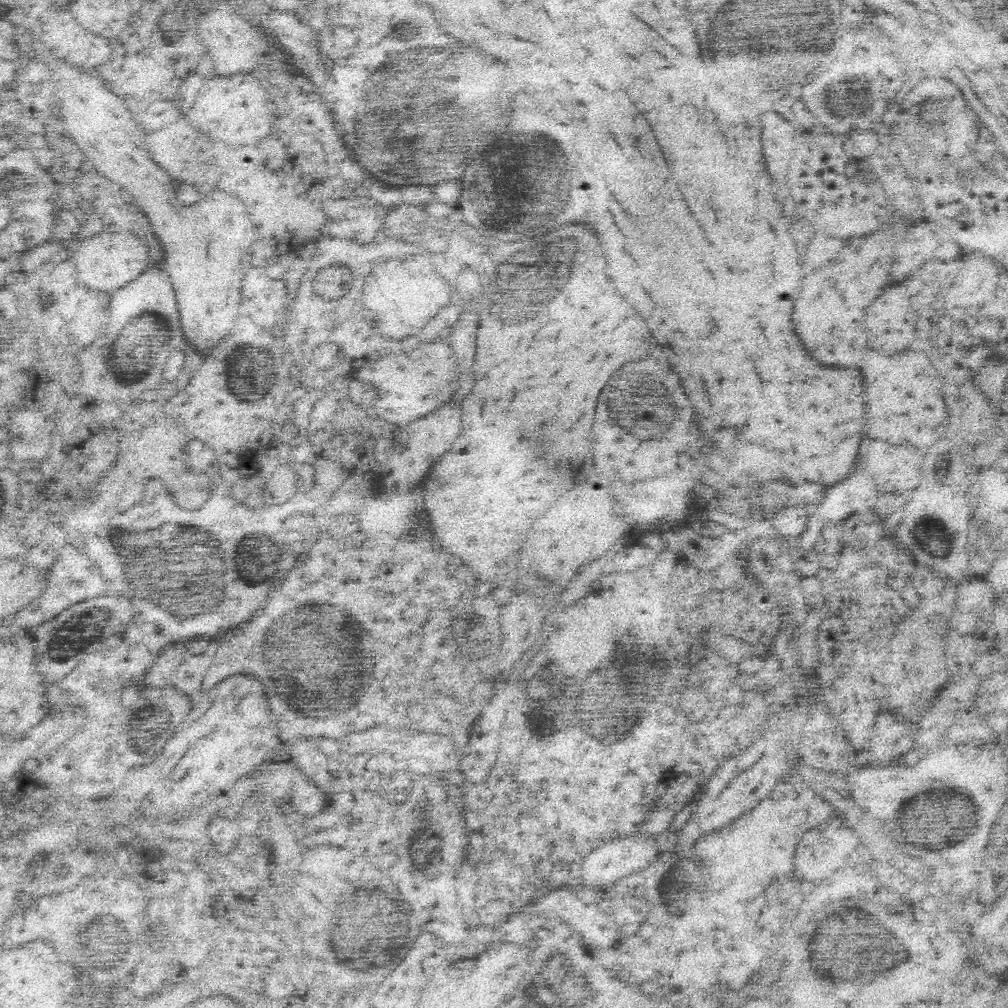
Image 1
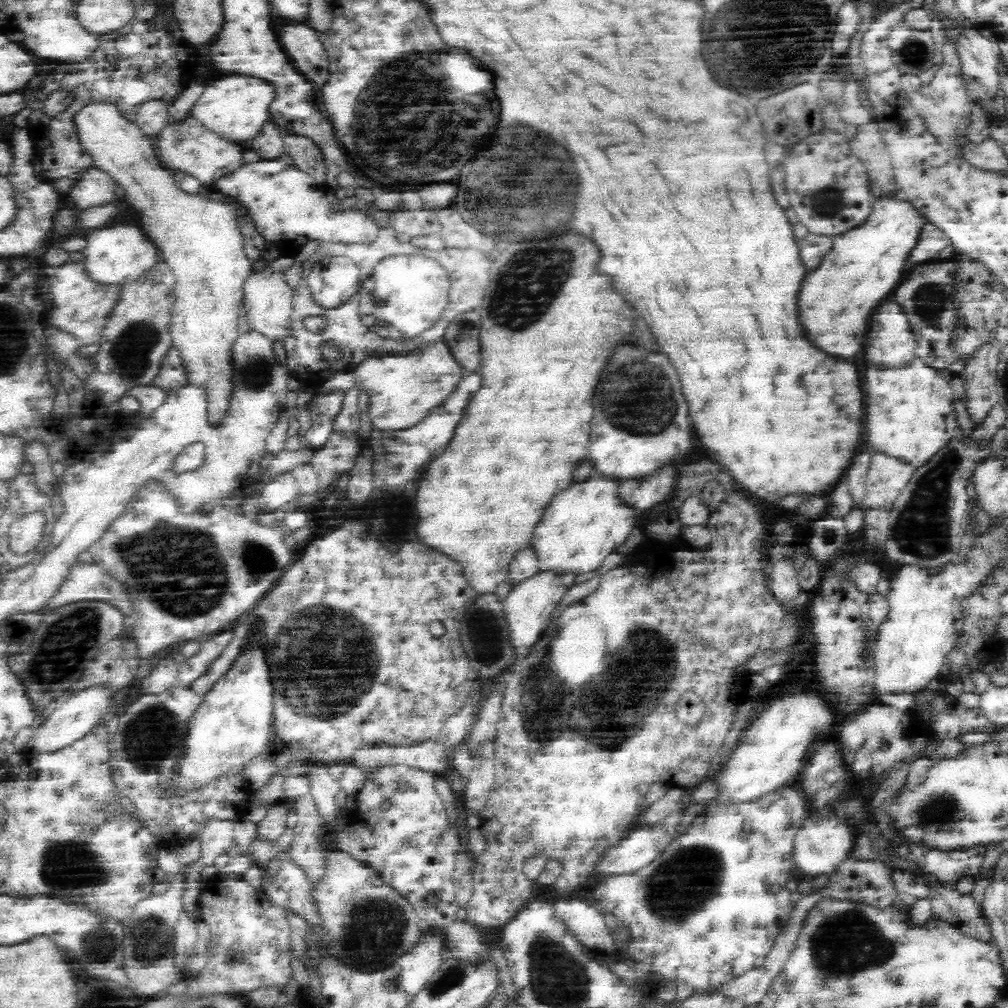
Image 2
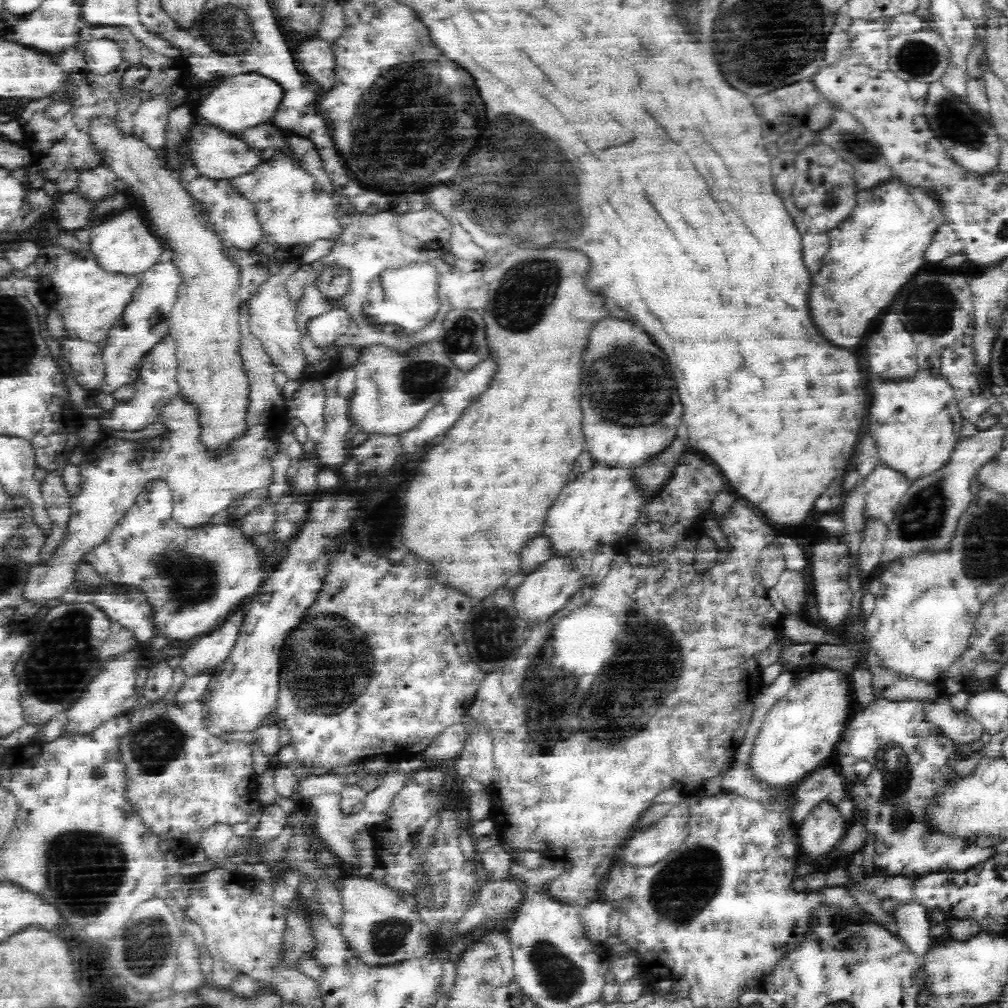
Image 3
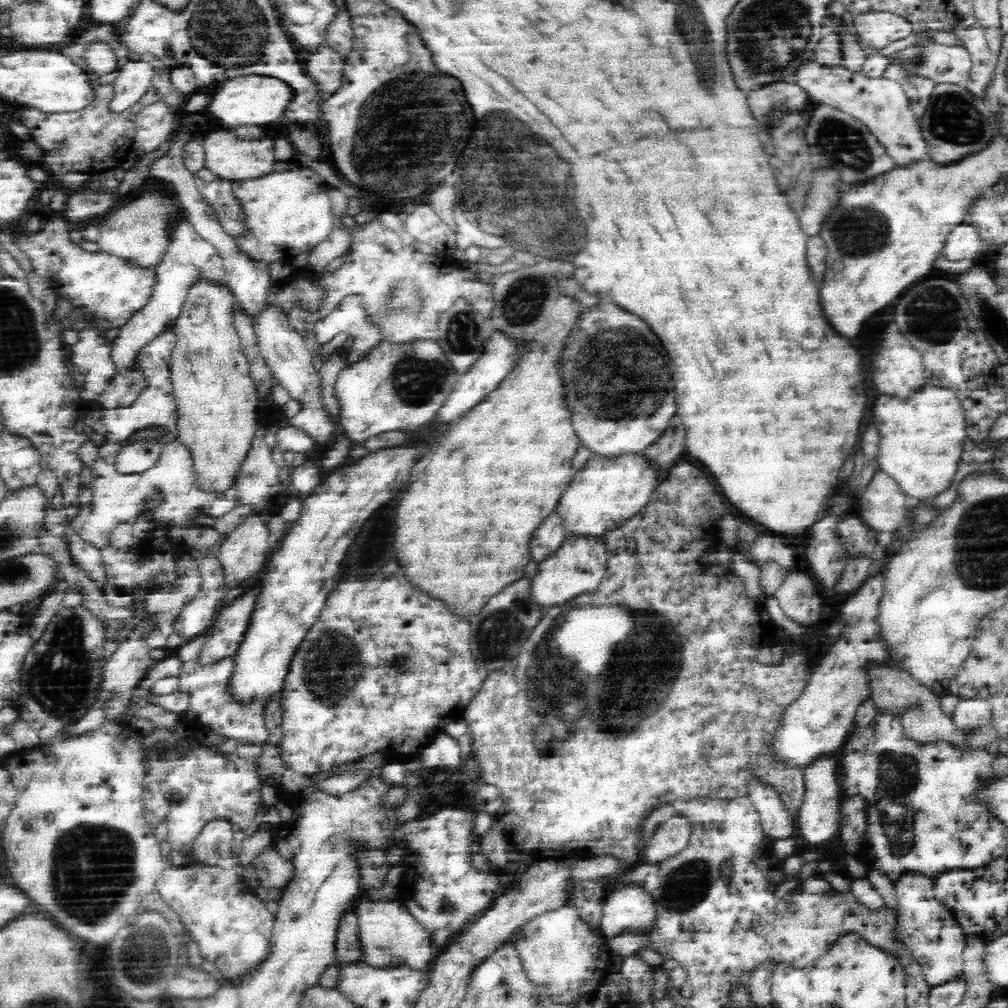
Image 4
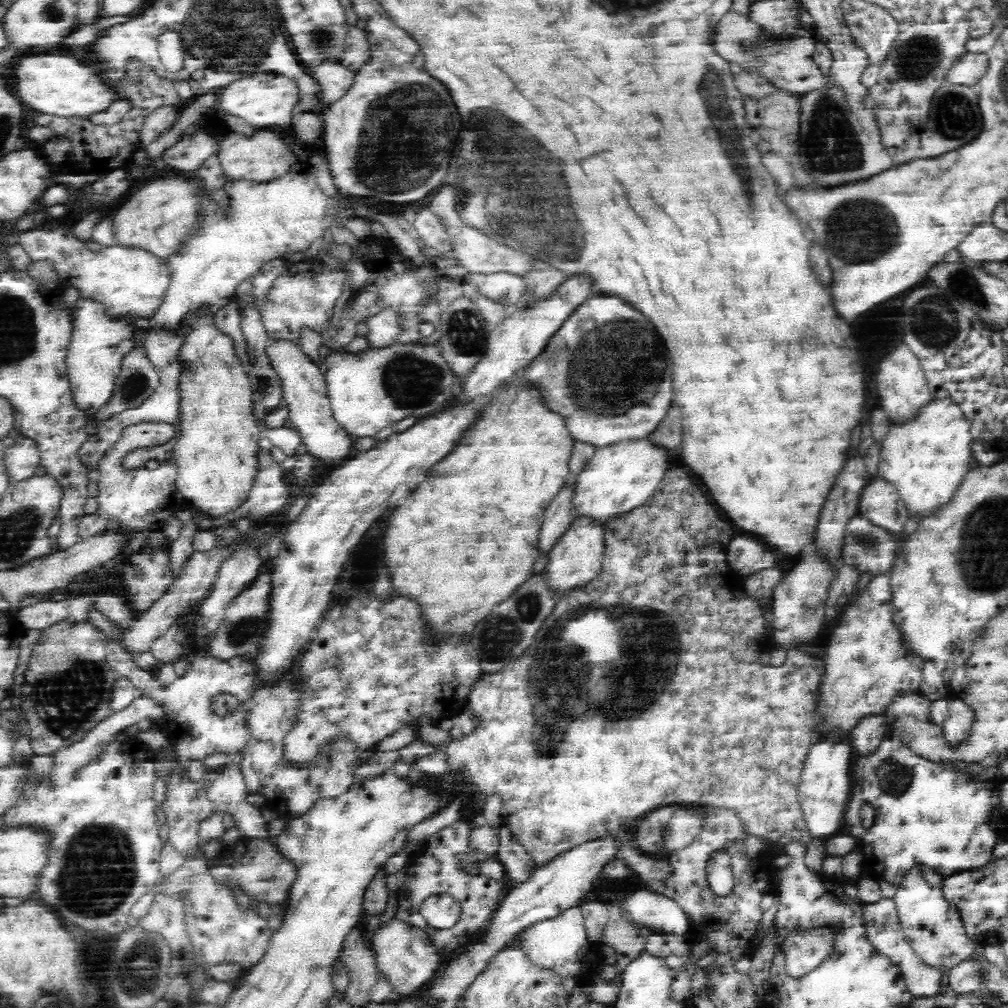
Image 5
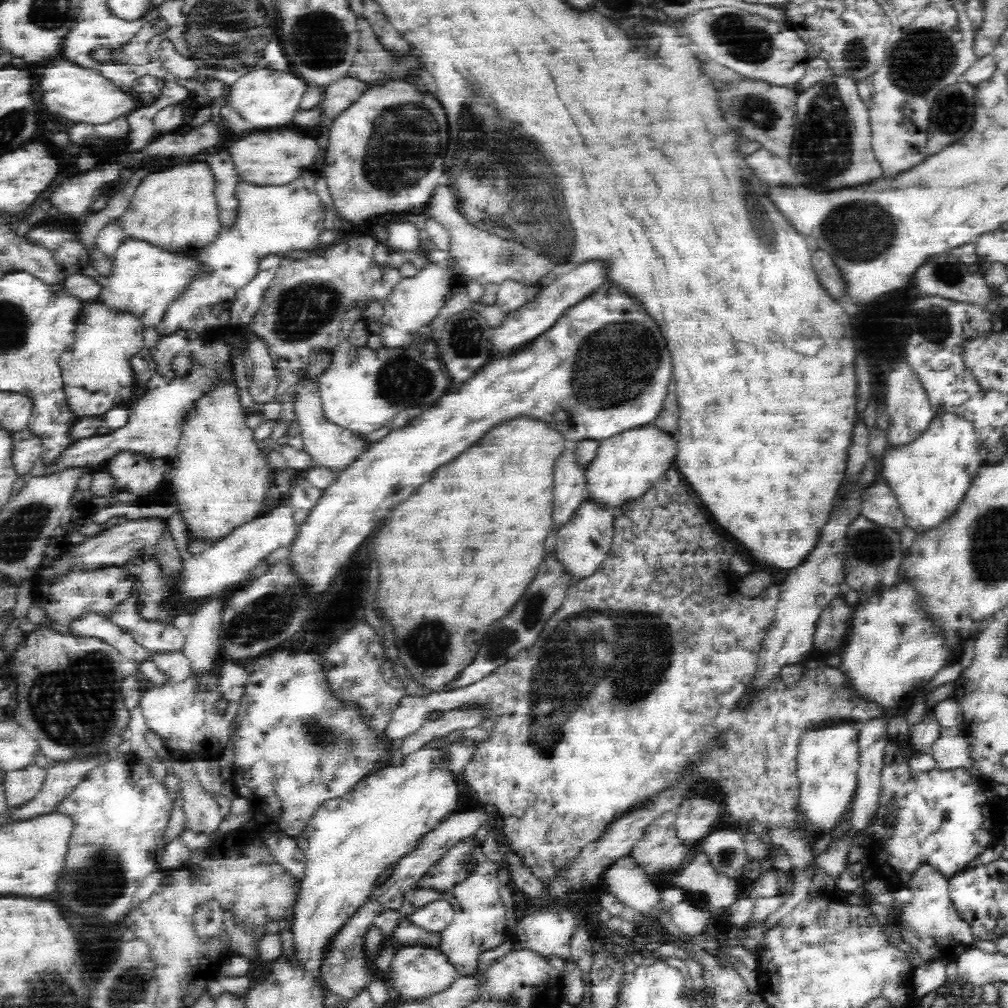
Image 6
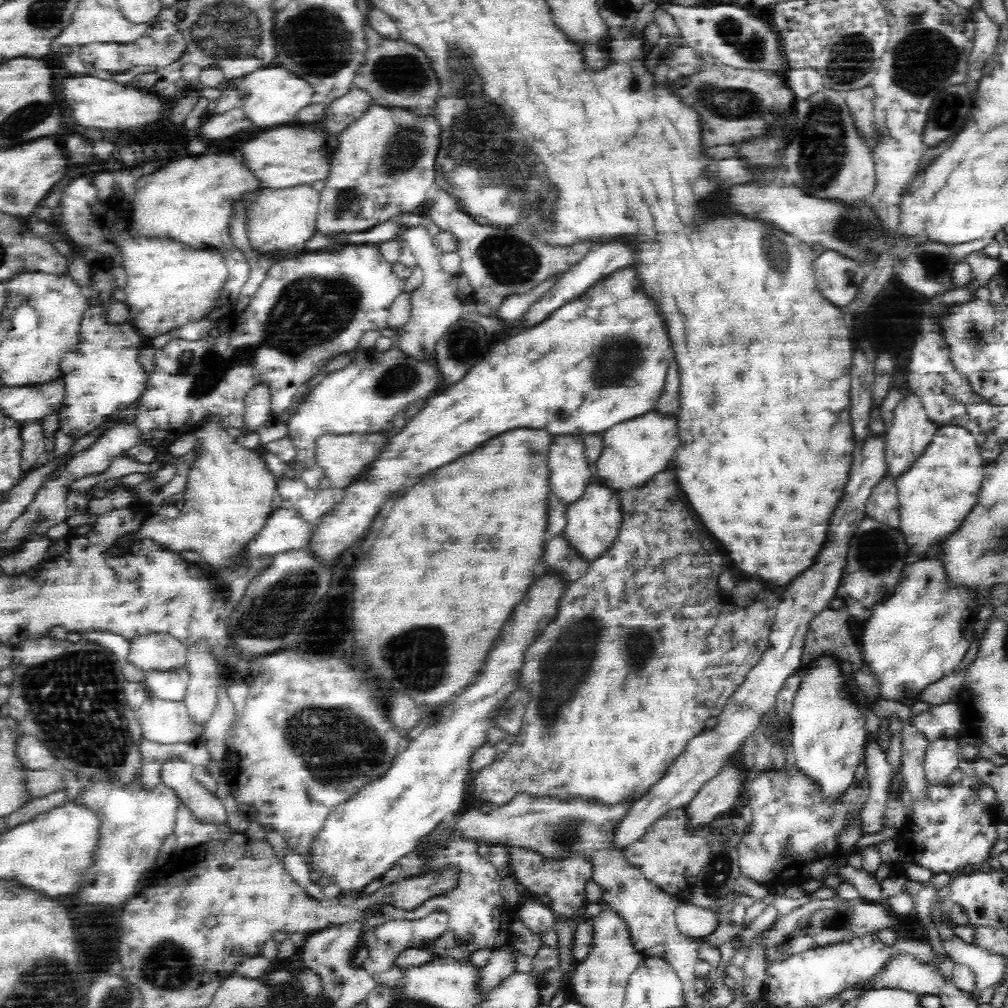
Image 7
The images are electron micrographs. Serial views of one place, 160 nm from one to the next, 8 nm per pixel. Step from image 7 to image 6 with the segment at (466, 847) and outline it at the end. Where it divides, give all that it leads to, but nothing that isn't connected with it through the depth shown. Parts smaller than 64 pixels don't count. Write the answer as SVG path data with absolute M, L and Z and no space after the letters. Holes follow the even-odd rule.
M482 858L467 878L450 891L439 892L415 887L406 890L402 906L398 910L402 918L400 918L400 922L392 934L392 944L395 950L398 950L400 946L434 946L448 957L460 976L475 974L480 954L500 946L508 939L508 928L506 927L508 912L506 912L506 906L498 894L502 884L498 880L494 863L494 861L486 862ZM436 900L448 900L454 907L455 915L450 925L446 926L440 933L431 933L411 924L408 916L412 916L416 909Z

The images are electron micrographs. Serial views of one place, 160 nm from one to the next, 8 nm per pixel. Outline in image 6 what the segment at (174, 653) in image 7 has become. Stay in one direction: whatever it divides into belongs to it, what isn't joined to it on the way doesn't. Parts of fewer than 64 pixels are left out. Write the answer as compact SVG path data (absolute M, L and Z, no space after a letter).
M128 597L126 601L118 604L114 610L110 611L110 618L107 620L118 626L124 633L132 636L136 643L154 651L180 651L185 645L186 631L178 630L172 623L162 624L160 622L149 622L138 612L138 597Z

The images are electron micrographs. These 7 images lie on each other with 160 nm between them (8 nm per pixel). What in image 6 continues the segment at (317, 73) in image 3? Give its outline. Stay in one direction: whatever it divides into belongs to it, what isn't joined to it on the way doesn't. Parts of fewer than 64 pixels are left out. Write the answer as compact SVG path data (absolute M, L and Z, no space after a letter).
M350 75L344 78L338 78L334 82L330 82L326 86L324 100L320 104L322 114L326 115L329 119L336 118L340 110L344 110L346 106L350 106L354 100L360 98L362 92L365 90L366 84L361 82L358 78L353 78Z

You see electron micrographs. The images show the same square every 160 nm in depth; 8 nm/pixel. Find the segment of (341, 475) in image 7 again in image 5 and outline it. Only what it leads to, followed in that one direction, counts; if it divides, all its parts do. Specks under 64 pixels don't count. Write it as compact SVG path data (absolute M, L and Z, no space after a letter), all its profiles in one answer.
M284 337L273 338L265 348L268 363L279 376L283 390L283 403L289 410L288 425L297 429L307 452L324 462L334 462L334 466L346 460L352 448L347 432L336 422L327 395L327 382L324 374L310 356L301 351L301 345Z

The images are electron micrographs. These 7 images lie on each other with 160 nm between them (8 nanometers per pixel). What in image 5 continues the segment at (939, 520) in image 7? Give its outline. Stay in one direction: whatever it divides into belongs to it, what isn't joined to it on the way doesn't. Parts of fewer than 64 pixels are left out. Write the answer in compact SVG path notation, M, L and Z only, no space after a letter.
M950 397L932 398L915 415L899 423L889 421L880 443L877 476L892 483L910 514L929 515L952 498L956 486L970 470L972 434L960 405Z

